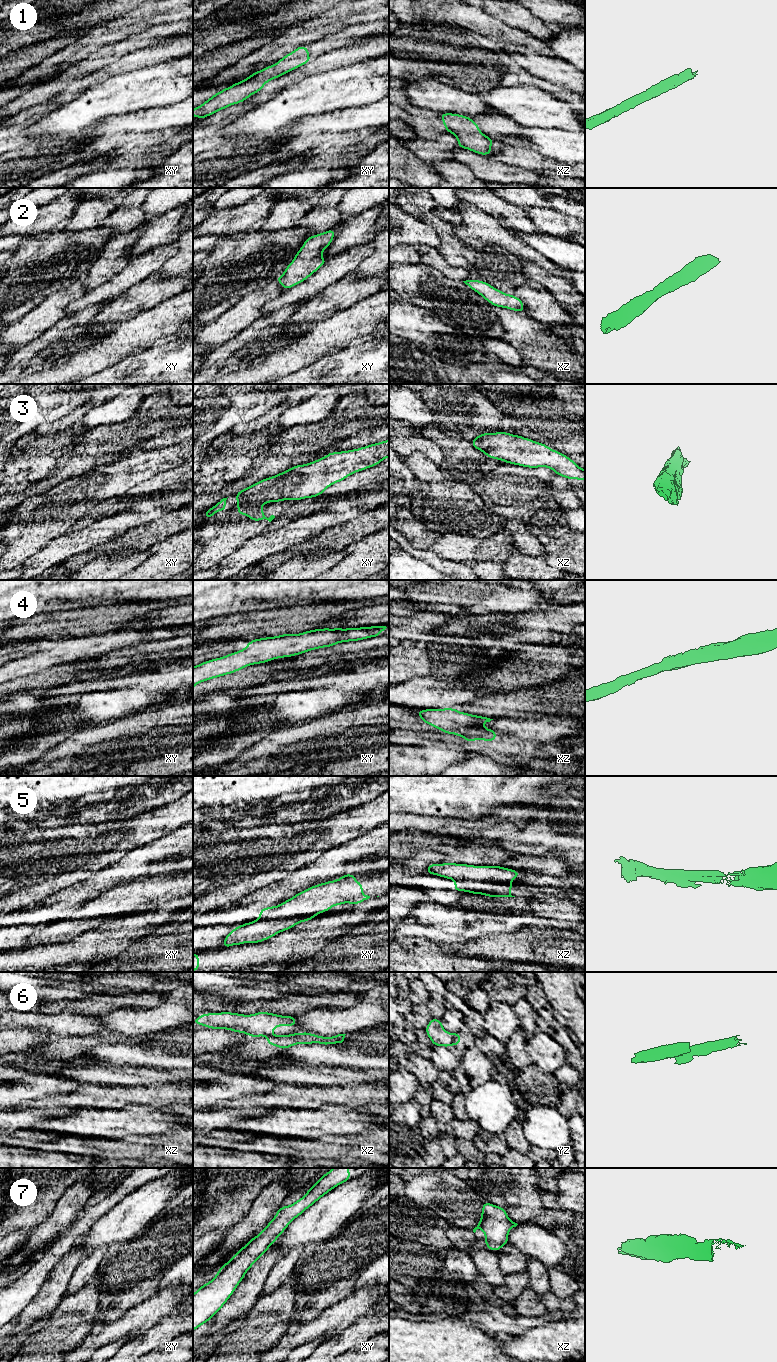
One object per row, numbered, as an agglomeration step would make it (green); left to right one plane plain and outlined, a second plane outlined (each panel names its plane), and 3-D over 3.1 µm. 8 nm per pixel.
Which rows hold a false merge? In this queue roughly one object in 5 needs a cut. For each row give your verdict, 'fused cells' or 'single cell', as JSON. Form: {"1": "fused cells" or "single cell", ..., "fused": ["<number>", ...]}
{"1": "single cell", "2": "single cell", "3": "single cell", "4": "single cell", "5": "single cell", "6": "fused cells", "7": "single cell", "fused": ["6"]}

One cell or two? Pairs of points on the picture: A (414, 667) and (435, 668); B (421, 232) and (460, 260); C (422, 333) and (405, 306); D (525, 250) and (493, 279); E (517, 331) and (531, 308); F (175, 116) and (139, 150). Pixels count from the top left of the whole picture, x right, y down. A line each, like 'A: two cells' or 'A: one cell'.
A: one cell
B: two cells
C: one cell
D: two cells
E: two cells
F: one cell

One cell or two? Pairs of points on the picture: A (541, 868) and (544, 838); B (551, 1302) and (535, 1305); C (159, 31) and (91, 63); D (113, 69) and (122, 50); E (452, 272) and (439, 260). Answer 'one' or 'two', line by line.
A: two
B: two
C: one
D: two
E: one

